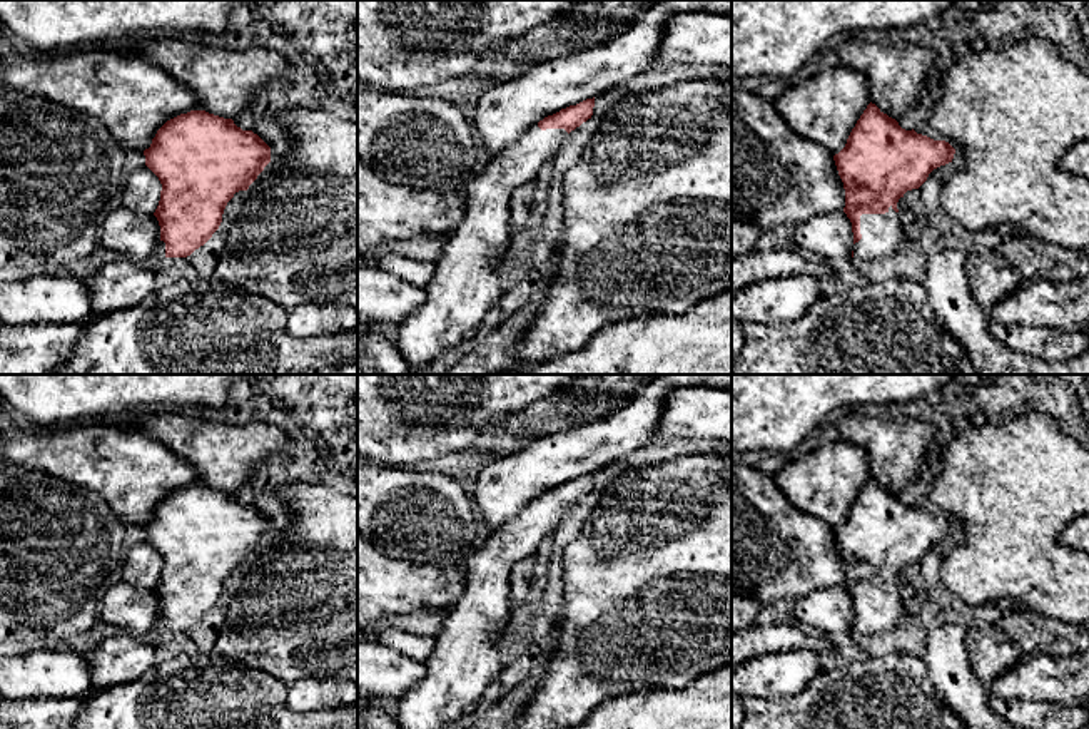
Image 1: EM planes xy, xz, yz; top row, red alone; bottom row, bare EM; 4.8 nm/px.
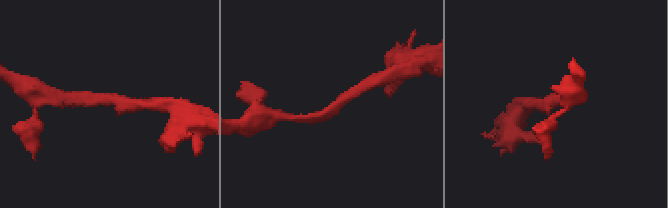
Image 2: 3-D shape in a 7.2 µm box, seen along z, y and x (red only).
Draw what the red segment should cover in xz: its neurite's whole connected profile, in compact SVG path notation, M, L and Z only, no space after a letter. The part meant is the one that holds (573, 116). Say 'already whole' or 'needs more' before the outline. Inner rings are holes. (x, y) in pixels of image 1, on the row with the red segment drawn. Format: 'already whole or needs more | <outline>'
needs more | M595 97L544 117L498 155L489 157L464 187L464 217L446 232L444 246L433 281L424 288L426 301L396 328L396 341L411 375L421 375L448 349L471 338L491 308L501 299L499 266L511 246L509 222L511 192L533 179L539 179L563 147L568 134L591 119Z

